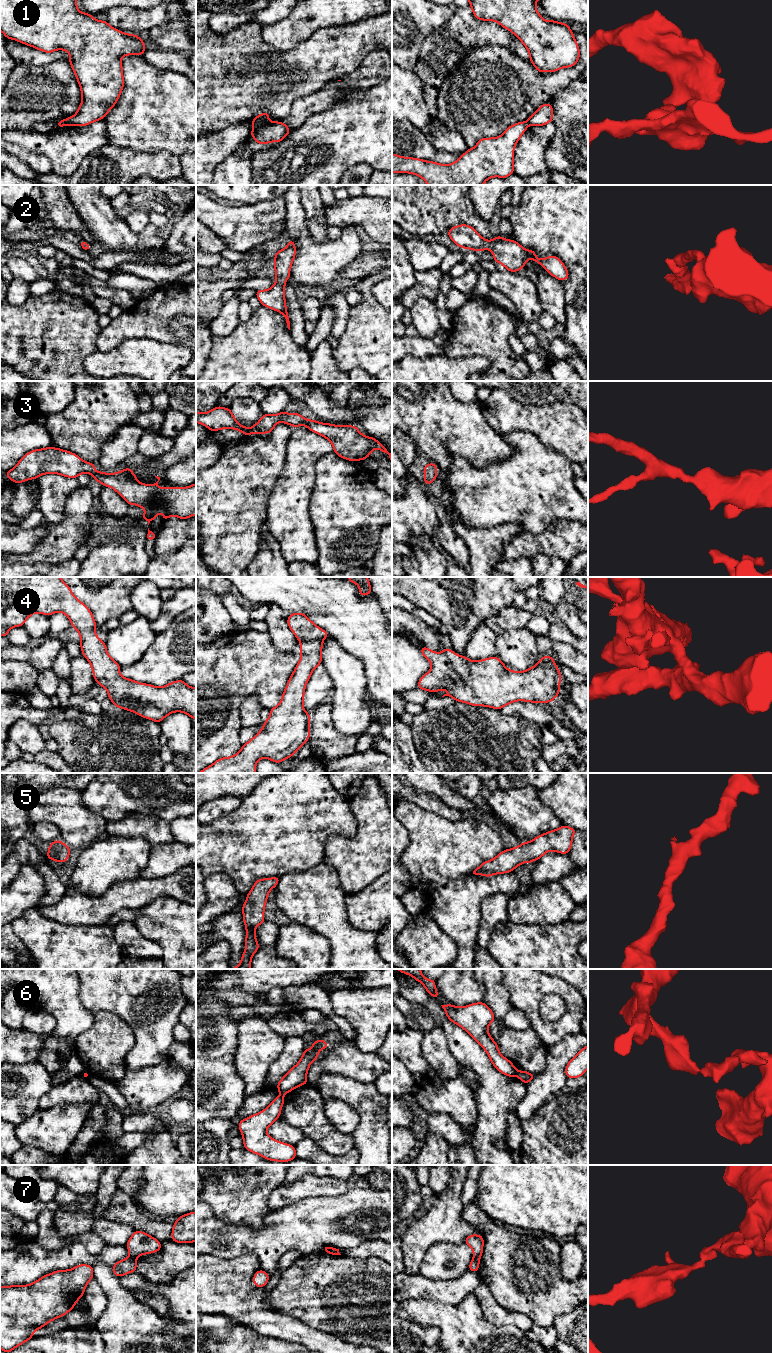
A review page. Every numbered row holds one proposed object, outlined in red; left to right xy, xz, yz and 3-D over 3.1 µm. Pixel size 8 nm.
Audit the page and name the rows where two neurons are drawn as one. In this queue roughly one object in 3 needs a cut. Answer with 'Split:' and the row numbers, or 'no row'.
Split: 1, 6, 7

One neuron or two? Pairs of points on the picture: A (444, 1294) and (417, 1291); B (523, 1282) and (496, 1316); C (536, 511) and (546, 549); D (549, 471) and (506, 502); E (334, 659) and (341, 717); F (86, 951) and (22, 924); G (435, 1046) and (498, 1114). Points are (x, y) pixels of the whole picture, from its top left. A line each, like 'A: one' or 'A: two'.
A: one
B: two
C: two
D: one
E: one
F: one
G: two

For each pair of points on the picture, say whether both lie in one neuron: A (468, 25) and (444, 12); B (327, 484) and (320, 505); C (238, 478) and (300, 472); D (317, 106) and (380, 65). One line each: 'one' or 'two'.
A: two
B: one
C: two
D: one

